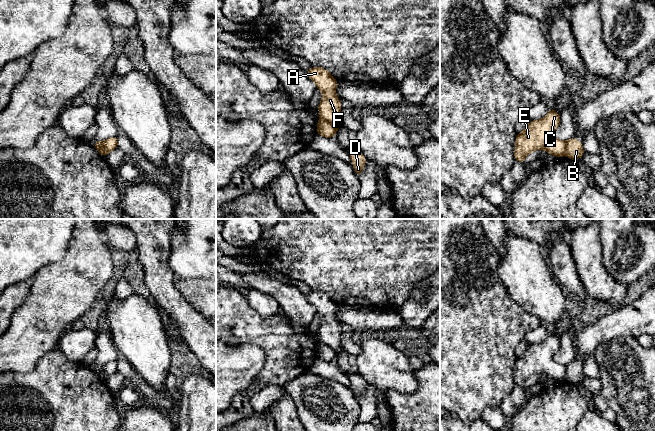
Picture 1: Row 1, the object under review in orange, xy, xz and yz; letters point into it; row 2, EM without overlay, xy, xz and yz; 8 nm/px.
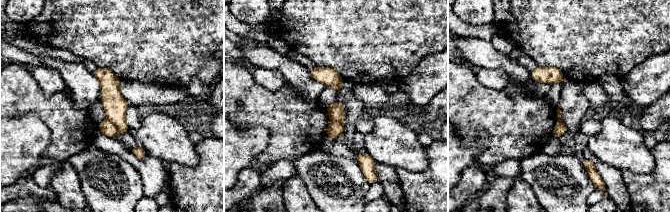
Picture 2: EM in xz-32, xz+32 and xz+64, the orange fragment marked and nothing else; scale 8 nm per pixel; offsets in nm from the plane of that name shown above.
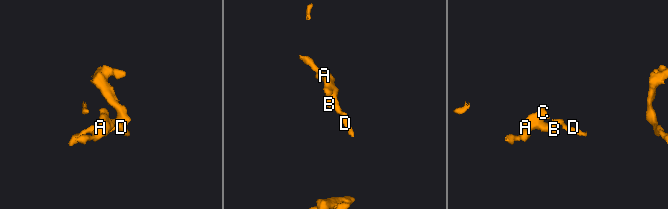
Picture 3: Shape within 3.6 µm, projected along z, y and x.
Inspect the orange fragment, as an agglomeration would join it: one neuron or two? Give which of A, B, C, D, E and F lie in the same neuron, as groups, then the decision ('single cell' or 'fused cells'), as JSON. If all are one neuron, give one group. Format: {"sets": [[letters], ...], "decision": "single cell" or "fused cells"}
{"sets": [["A", "C", "D", "E", "F"], ["B"]], "decision": "fused cells"}

